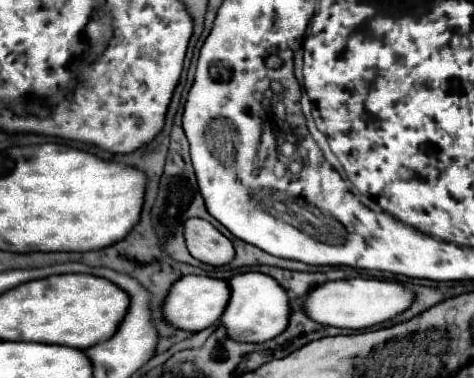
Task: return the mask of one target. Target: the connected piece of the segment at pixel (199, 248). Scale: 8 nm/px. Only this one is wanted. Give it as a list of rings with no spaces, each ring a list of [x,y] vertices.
[[[205,219],[185,221],[185,243],[189,253],[207,265],[227,265],[235,257],[231,241]]]

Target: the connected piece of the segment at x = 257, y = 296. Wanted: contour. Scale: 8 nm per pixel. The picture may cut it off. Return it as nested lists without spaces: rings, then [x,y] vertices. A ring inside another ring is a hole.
[[[241,273],[227,279],[227,285],[229,285],[231,295],[221,315],[221,325],[227,329],[227,337],[231,337],[233,341],[243,341],[243,343],[265,343],[285,331],[289,323],[289,301],[287,301],[285,289],[273,277],[263,275],[263,273]]]

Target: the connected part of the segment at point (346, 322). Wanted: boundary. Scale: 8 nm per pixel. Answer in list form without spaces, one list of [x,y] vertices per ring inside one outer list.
[[[357,277],[357,279],[325,281],[313,287],[303,297],[303,309],[311,321],[321,325],[331,325],[339,329],[367,329],[403,313],[411,305],[411,301],[413,301],[411,291],[407,291],[399,283]]]

